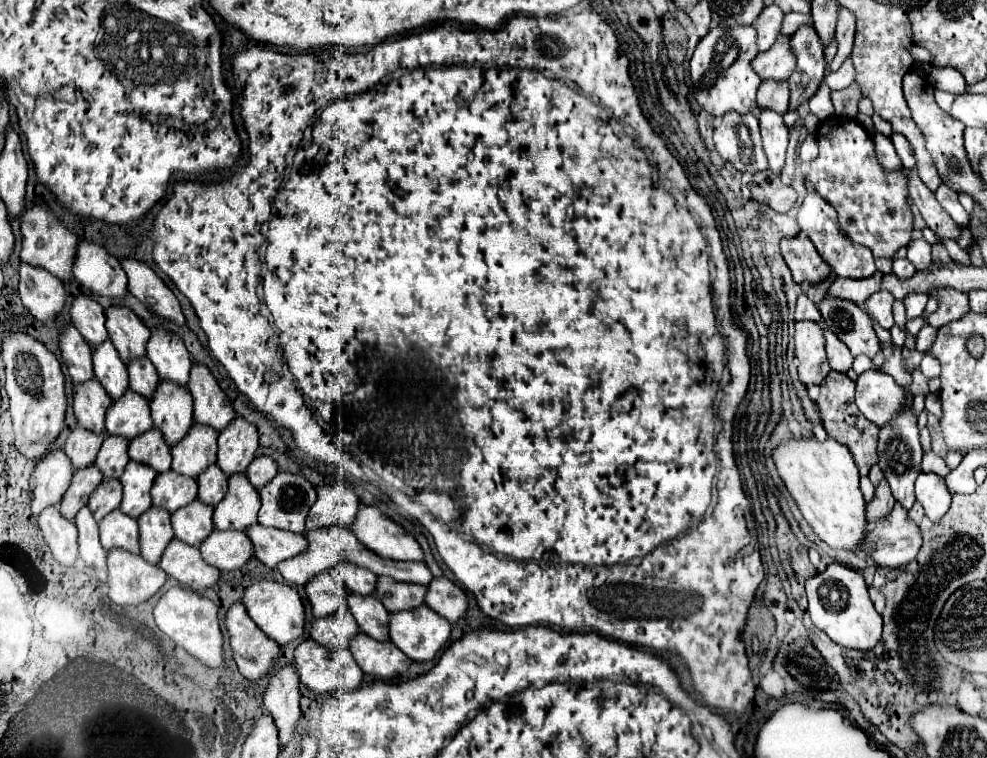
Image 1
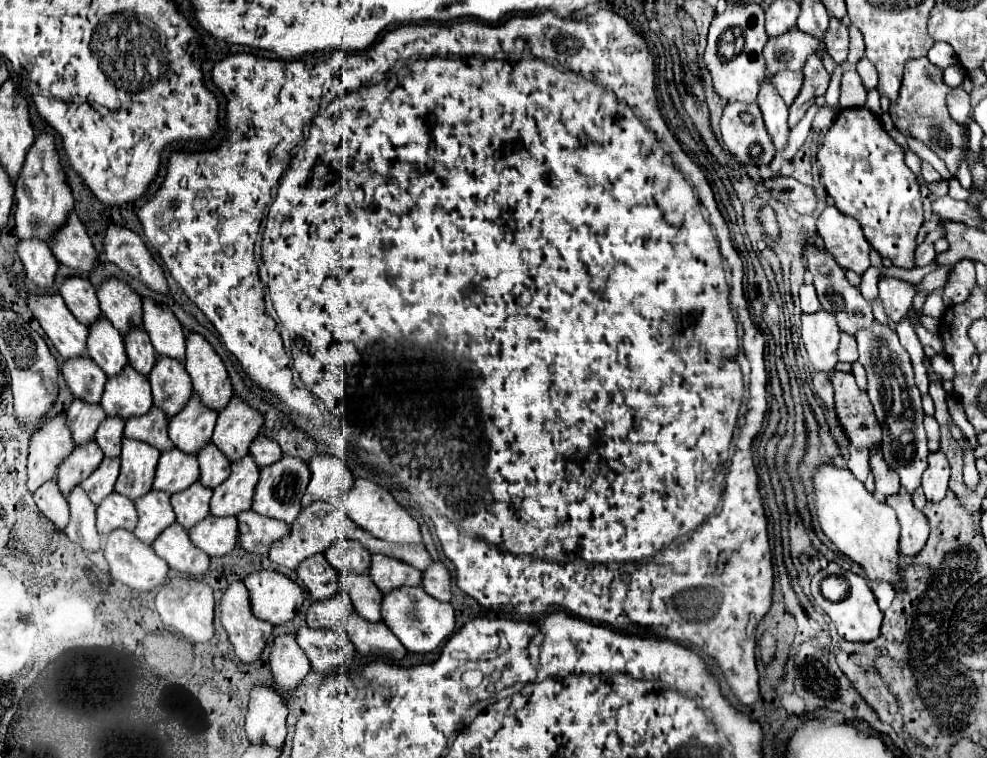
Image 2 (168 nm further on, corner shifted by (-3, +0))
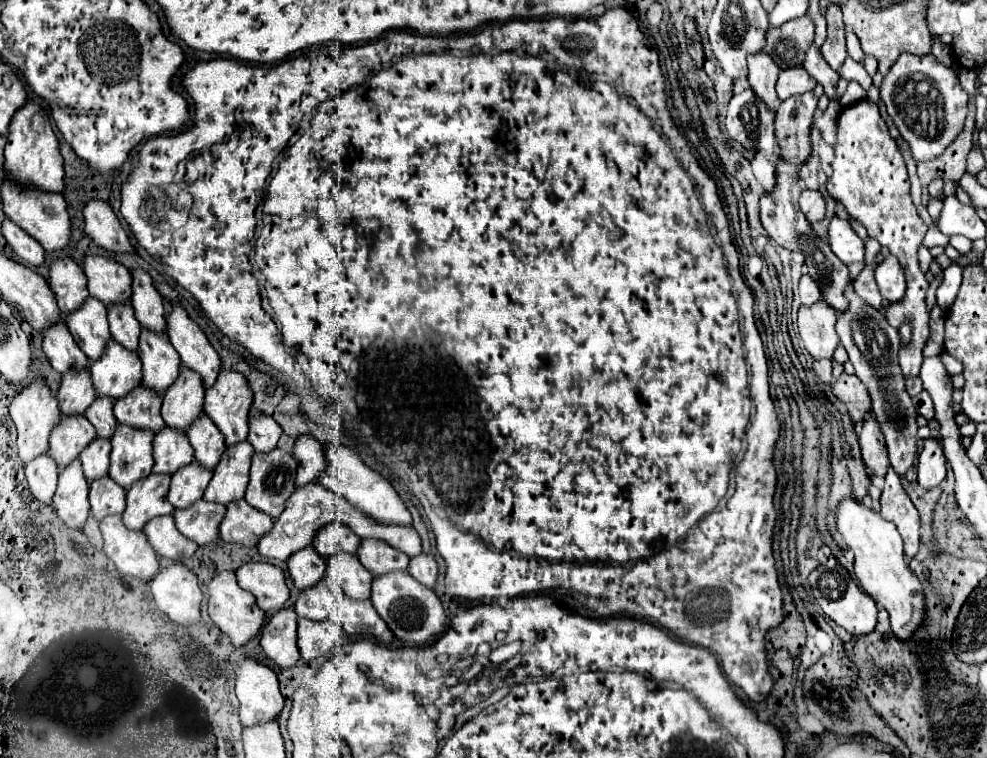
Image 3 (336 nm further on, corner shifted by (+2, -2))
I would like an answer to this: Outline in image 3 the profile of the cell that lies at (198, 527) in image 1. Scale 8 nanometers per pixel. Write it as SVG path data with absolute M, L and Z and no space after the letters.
M190 463L188 467L182 467L172 475L170 491L168 491L168 501L172 503L174 509L184 509L192 507L202 495L206 485L212 479L212 471L200 467L198 463Z

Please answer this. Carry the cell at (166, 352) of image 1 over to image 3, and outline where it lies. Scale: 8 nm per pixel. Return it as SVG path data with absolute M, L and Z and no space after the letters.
M144 269L132 271L132 307L136 311L136 319L140 325L154 333L166 331L166 311L164 311L164 299L154 289L150 275Z

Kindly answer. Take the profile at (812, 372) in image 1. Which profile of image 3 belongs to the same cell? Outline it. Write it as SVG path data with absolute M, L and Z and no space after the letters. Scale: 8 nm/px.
M820 299L810 307L800 307L798 331L804 347L814 359L832 359L840 341L836 333L836 311L828 303Z

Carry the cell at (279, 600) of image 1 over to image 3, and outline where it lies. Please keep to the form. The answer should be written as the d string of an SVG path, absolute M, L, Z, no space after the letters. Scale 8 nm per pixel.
M246 563L236 571L238 585L256 597L264 613L276 613L290 599L284 573L270 563Z

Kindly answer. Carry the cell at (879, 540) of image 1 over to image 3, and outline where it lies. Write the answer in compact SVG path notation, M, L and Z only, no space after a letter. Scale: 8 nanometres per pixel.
M892 467L886 473L886 483L882 489L882 509L880 515L888 517L892 523L896 523L902 539L904 539L904 553L906 557L914 557L920 545L920 517L916 507L912 505L910 497L906 495L898 475L892 471Z

